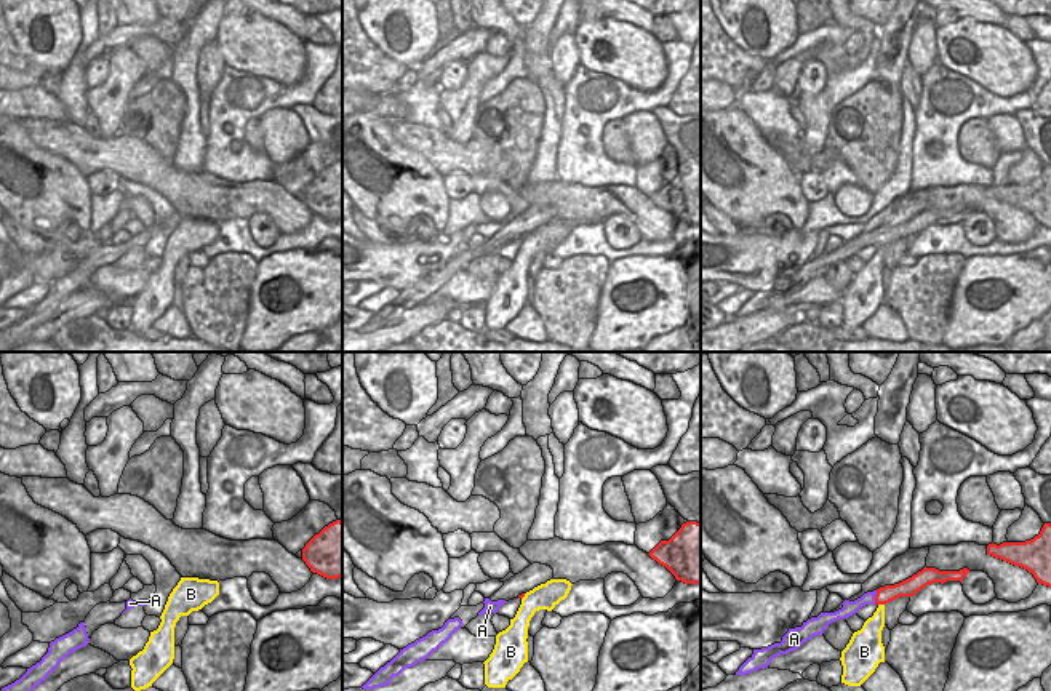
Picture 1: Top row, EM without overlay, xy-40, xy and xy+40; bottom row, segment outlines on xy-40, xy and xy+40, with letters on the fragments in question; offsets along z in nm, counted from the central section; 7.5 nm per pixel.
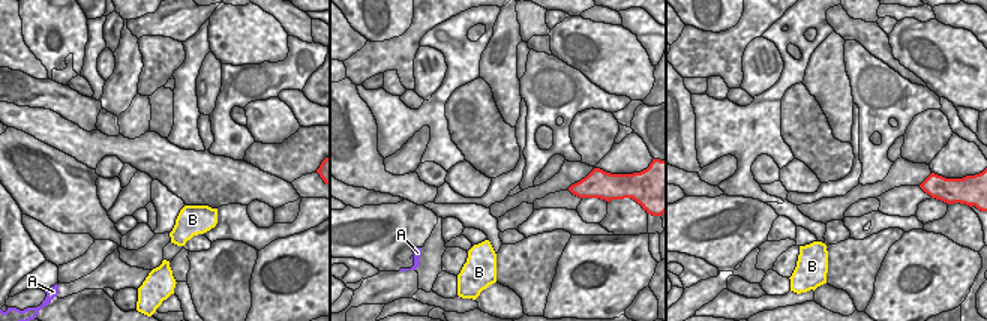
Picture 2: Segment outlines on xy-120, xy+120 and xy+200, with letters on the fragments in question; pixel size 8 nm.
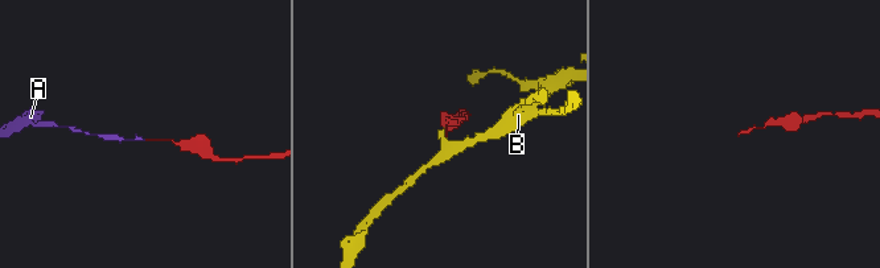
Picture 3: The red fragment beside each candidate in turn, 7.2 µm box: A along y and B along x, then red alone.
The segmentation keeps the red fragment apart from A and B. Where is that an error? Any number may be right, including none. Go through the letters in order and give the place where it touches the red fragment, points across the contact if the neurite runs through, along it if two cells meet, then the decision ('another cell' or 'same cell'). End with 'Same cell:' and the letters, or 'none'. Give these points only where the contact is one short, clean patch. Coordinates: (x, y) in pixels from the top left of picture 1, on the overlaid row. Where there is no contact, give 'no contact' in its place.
A: contact xy+40 (875, 597); same cell
B: contact xy+40 (882, 603); border xy+40 (879, 603), (883, 605); another cell
Same cell: A

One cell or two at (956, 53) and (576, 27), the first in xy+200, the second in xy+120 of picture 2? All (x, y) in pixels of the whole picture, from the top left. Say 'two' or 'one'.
one

